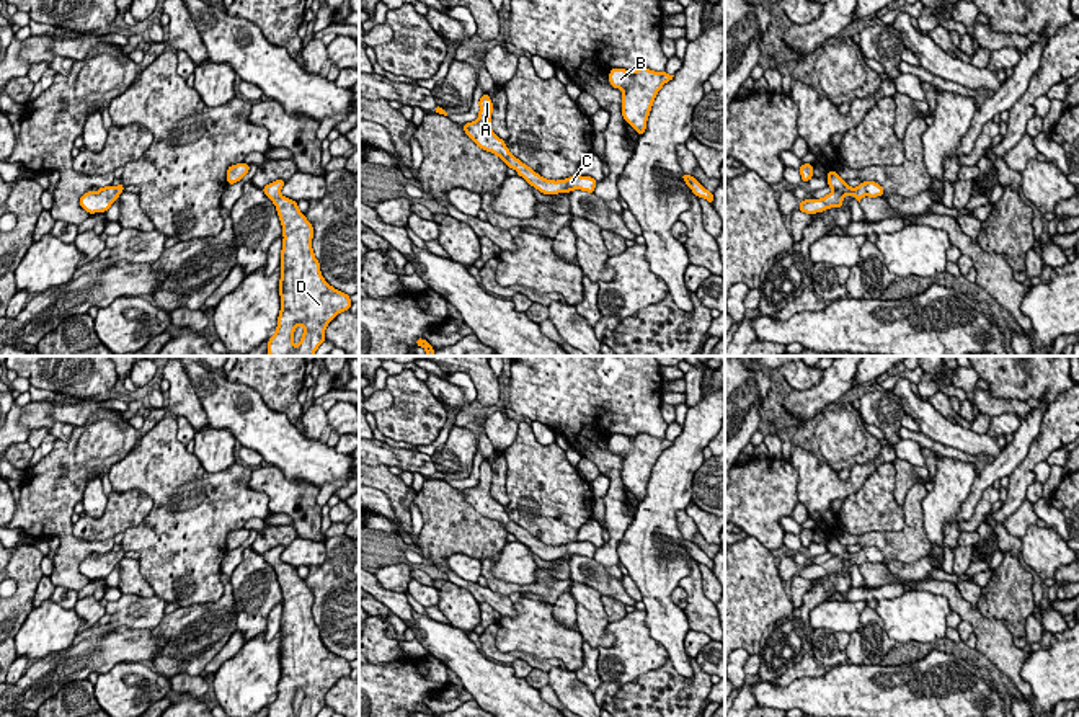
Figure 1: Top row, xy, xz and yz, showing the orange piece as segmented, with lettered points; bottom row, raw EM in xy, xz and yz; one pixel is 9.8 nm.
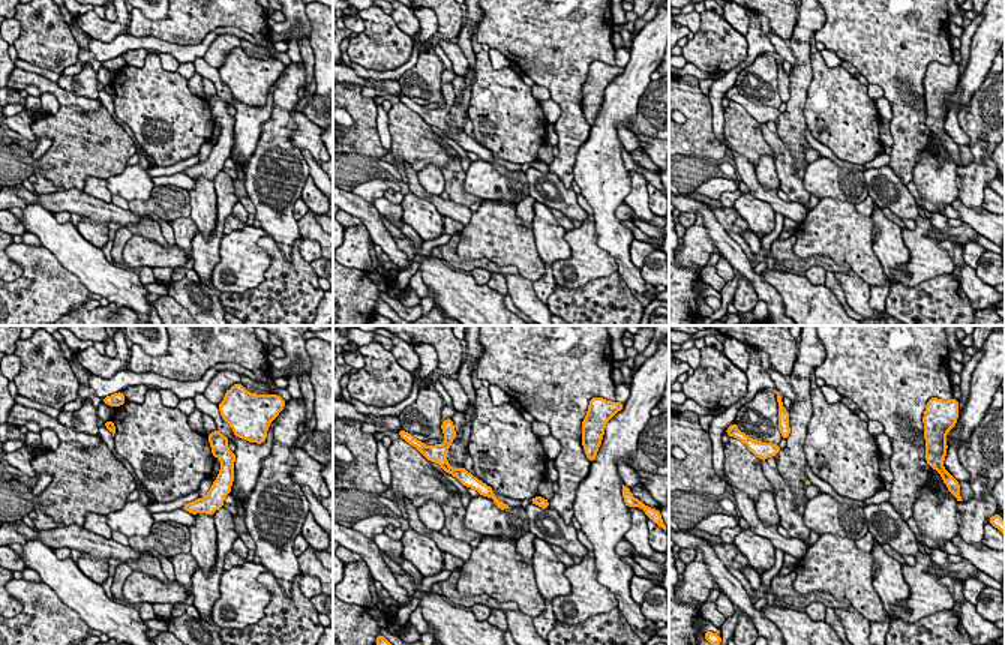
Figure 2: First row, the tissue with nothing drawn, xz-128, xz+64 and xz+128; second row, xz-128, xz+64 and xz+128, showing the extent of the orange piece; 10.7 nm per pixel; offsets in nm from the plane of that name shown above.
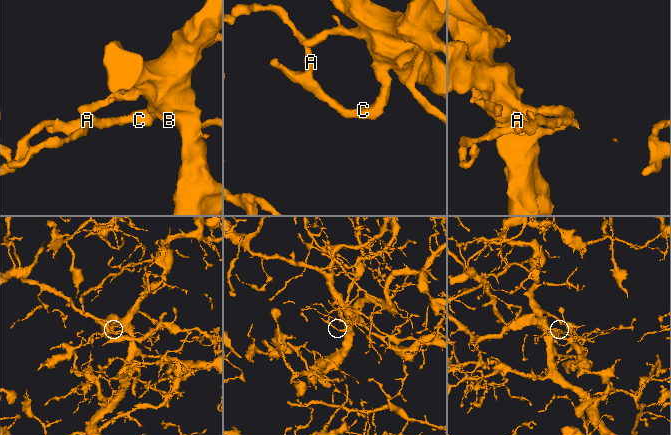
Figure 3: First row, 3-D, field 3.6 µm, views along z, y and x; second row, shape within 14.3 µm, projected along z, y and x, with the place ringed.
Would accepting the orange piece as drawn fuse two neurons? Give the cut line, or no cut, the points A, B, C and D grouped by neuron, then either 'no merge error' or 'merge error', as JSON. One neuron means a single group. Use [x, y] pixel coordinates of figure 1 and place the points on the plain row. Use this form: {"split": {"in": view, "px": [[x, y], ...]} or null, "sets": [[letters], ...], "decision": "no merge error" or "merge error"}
{"split": null, "sets": [["A", "B", "C", "D"]], "decision": "no merge error"}

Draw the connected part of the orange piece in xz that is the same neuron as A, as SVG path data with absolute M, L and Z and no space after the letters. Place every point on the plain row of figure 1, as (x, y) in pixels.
M482 461L478 485L465 488L462 493L465 500L483 516L498 521L509 534L514 534L519 542L529 547L531 552L537 554L542 560L570 559L573 555L583 555L594 559L596 546L593 542L575 541L565 546L545 546L535 539L531 532L516 524L506 513L504 506L500 505L490 493L493 469L490 462Z

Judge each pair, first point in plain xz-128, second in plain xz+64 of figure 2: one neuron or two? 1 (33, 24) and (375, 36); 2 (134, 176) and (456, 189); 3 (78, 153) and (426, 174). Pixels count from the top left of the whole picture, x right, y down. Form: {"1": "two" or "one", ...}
{"1": "one", "2": "two", "3": "two"}

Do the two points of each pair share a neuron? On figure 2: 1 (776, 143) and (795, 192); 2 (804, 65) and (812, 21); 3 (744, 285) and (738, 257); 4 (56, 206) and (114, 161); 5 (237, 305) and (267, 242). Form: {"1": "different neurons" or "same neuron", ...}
{"1": "same neuron", "2": "same neuron", "3": "different neurons", "4": "different neurons", "5": "same neuron"}

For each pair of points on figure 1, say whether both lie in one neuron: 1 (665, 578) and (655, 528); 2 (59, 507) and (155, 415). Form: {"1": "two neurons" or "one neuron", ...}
{"1": "one neuron", "2": "one neuron"}

